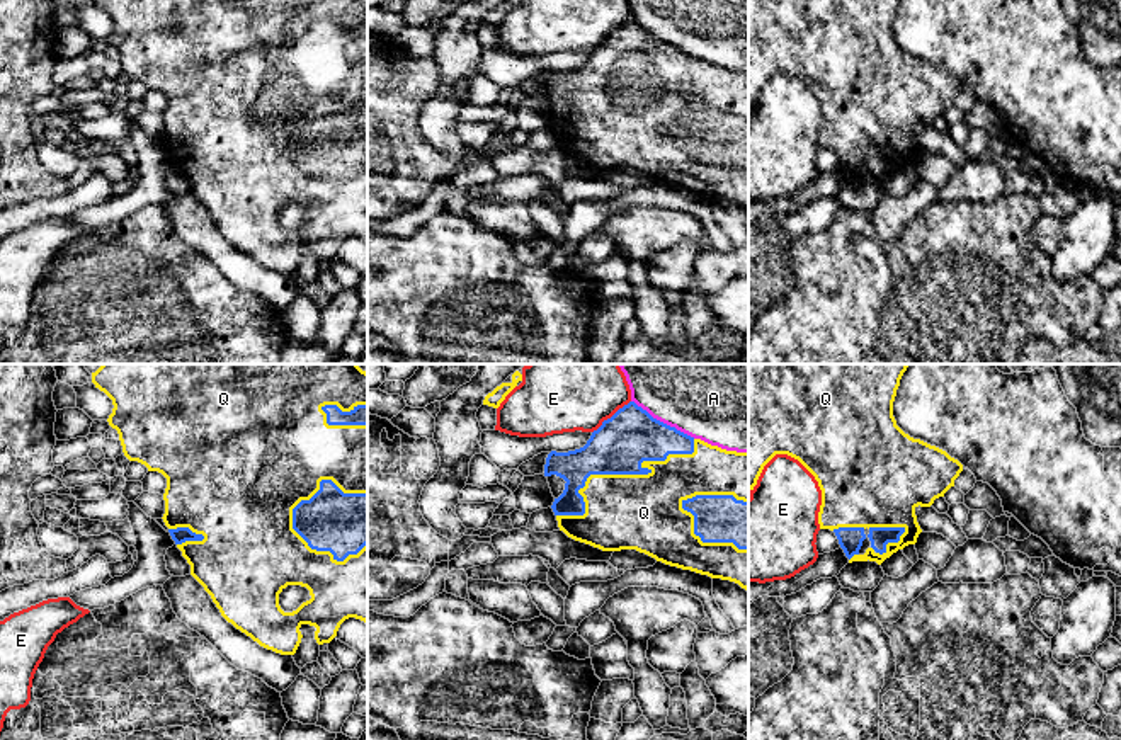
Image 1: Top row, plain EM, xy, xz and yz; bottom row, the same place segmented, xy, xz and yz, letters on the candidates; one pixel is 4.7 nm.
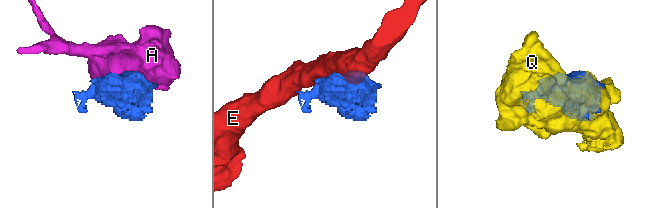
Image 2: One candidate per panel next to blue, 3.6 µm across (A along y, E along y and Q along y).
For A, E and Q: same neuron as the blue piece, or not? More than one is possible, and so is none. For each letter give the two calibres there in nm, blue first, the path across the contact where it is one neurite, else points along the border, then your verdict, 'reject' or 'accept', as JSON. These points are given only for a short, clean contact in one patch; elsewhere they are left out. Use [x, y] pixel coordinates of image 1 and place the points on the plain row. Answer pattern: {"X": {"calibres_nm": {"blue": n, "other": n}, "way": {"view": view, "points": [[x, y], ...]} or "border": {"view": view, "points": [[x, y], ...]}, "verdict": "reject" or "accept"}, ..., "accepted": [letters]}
{"A": {"calibres_nm": {"blue": 260, "other": 280}, "verdict": "reject"}, "E": {"calibres_nm": {"blue": 260, "other": 240}, "verdict": "reject"}, "Q": {"calibres_nm": {"blue": 260, "other": 360}, "verdict": "accept"}, "accepted": ["Q"]}

